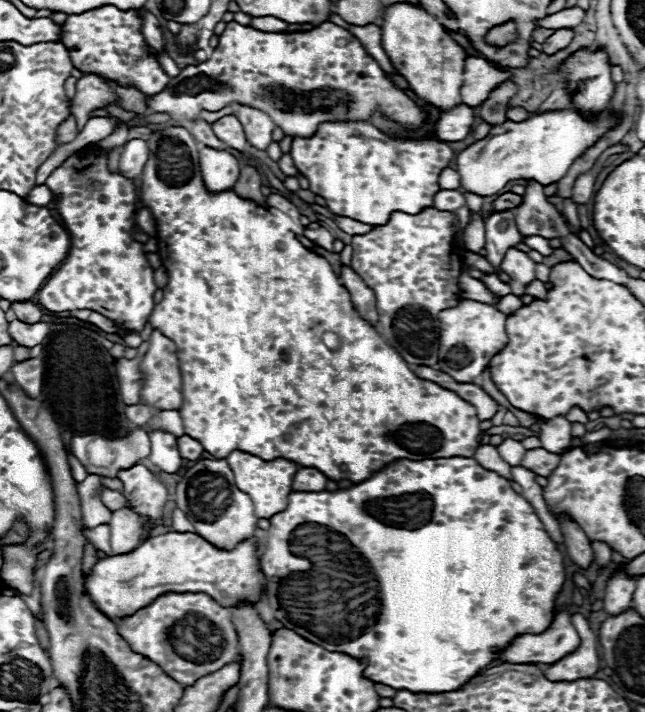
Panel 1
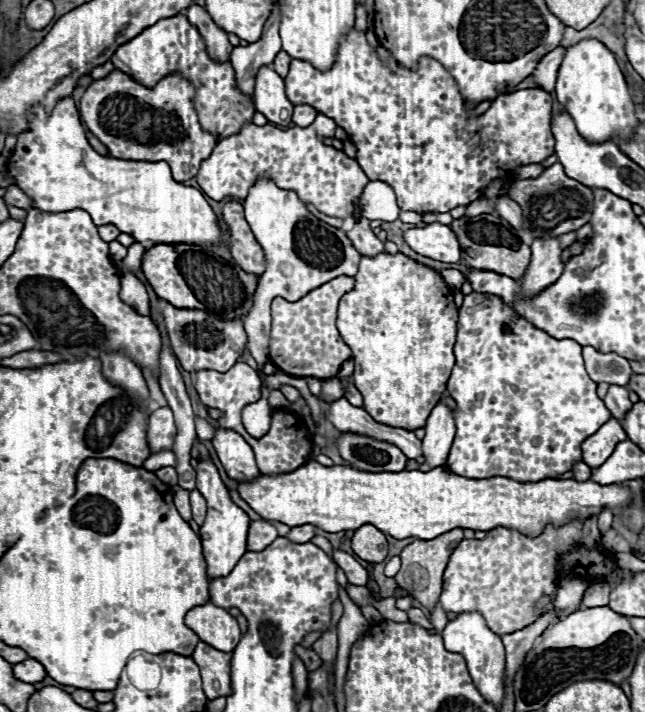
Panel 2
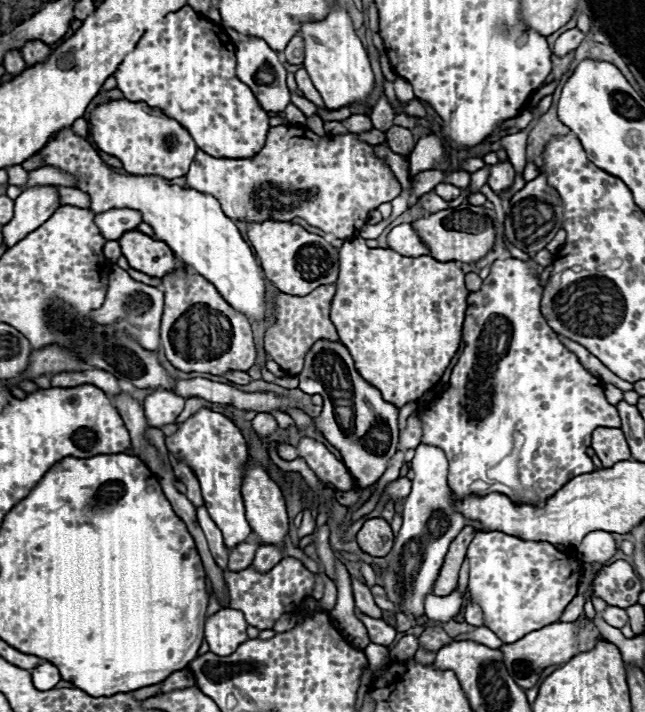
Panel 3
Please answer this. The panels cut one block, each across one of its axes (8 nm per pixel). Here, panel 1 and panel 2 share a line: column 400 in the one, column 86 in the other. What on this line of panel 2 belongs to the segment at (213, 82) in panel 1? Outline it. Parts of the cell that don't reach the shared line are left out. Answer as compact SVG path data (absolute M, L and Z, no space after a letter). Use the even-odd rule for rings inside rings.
M114 70L106 78L94 80L92 86L84 92L80 100L80 116L88 126L88 130L108 148L110 156L142 162L164 160L170 164L174 180L184 182L198 174L200 162L208 158L208 154L212 154L212 148L216 146L216 138L212 138L212 134L200 128L192 100L194 100L194 86L180 74L170 74L164 80L160 80L154 88L146 88L128 78L126 74L120 74L120 70Z

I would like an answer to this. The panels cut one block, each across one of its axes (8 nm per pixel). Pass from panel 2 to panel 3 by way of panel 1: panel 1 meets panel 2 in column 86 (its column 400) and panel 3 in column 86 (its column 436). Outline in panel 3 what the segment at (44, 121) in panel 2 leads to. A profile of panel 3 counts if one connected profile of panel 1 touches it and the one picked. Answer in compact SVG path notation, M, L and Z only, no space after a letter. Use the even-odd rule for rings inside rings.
M72 128L56 132L38 154L42 156L44 166L56 166L64 172L78 174L78 188L90 194L92 212L98 214L100 210L110 210L116 206L140 210L144 214L144 222L154 228L156 240L166 242L180 262L214 284L220 296L250 322L266 322L268 280L264 276L264 270L256 260L252 248L244 242L240 230L236 230L234 220L224 216L216 198L200 194L196 190L170 186L168 180L160 176L118 174L102 162L94 146L86 138L76 136Z

